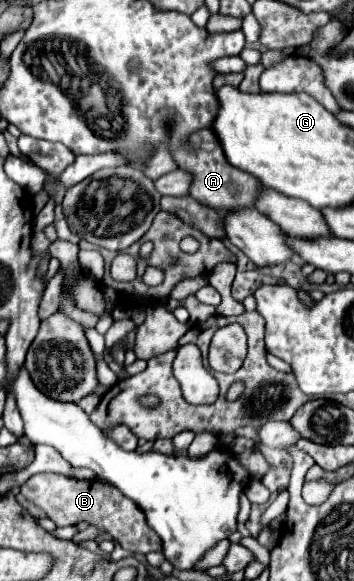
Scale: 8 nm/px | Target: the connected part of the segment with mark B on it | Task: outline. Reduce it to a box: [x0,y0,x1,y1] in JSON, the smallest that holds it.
[22,472,162,554]

